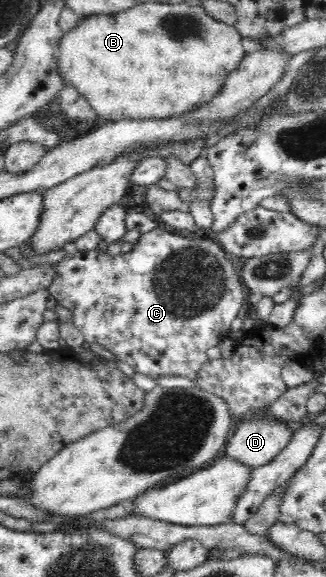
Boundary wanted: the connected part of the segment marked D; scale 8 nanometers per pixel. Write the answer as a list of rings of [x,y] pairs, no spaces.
[[[261,415],[240,419],[225,445],[225,456],[254,469],[270,463],[290,443],[292,435],[292,426],[262,420]]]

